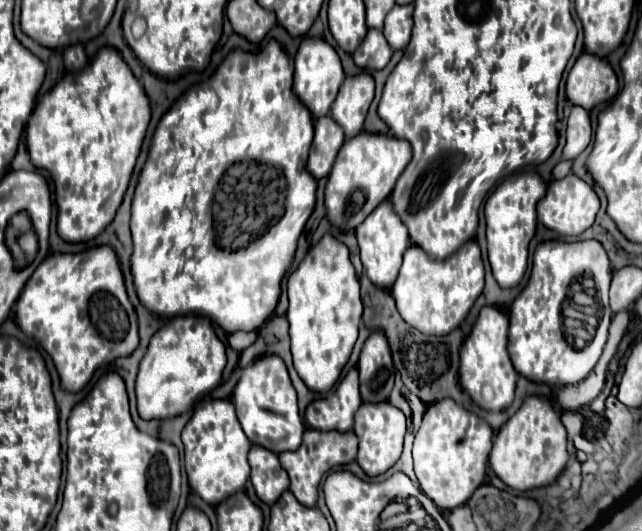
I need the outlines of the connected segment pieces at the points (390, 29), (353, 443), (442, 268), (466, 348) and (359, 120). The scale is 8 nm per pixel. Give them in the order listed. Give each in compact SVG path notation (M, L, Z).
M396 5L384 19L384 37L392 49L404 49L410 41L414 5Z
M306 429L302 437L302 445L296 451L284 451L280 453L280 465L286 469L290 475L290 491L294 497L306 505L314 507L318 499L318 483L326 471L330 471L336 465L346 465L356 459L356 449L358 449L358 439L354 431L316 431L316 429Z
M476 241L464 243L456 255L448 259L430 259L420 247L412 245L404 253L404 263L396 283L392 285L392 297L396 299L402 319L416 327L424 335L448 335L468 315L470 307L484 289L484 265Z
M482 307L480 315L460 349L460 385L472 397L472 401L488 411L502 411L514 399L514 387L518 373L506 351L508 343L508 317L496 307Z
M368 73L346 77L336 101L332 103L332 119L344 129L346 137L354 137L362 131L364 117L374 99L374 79Z

